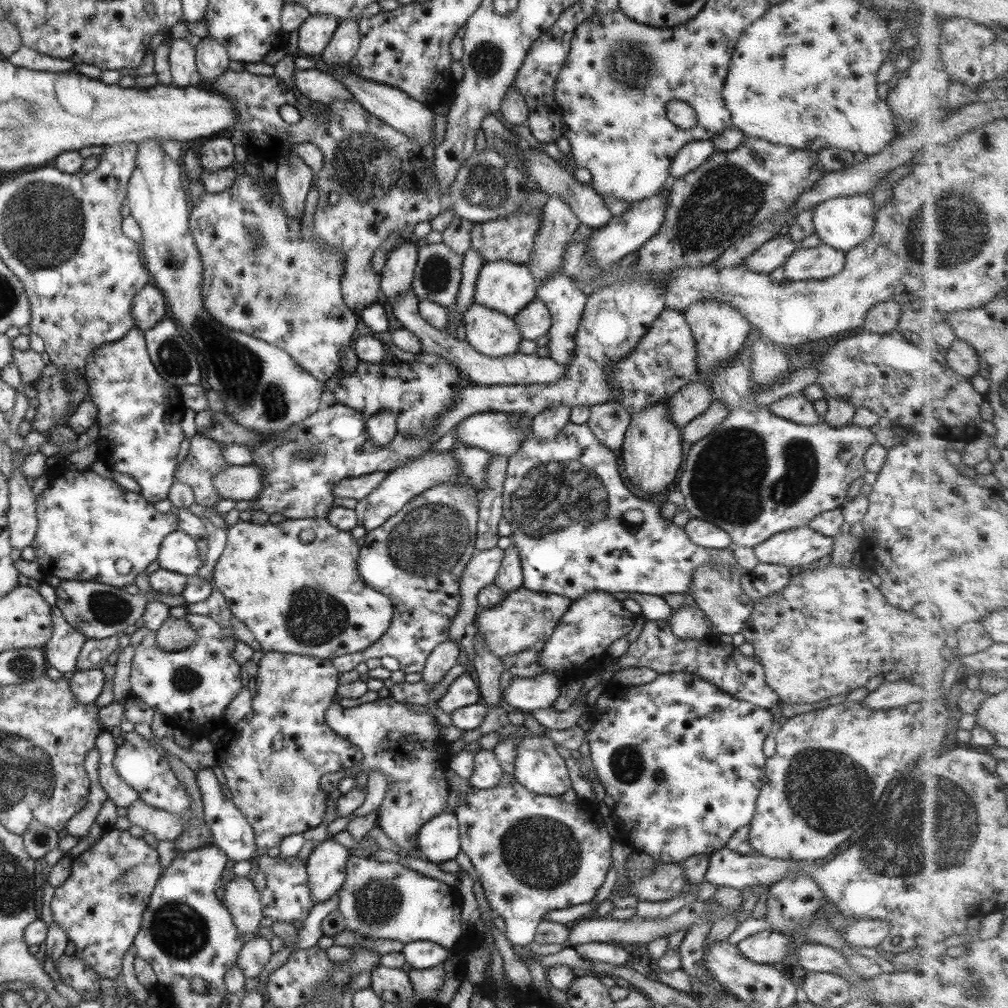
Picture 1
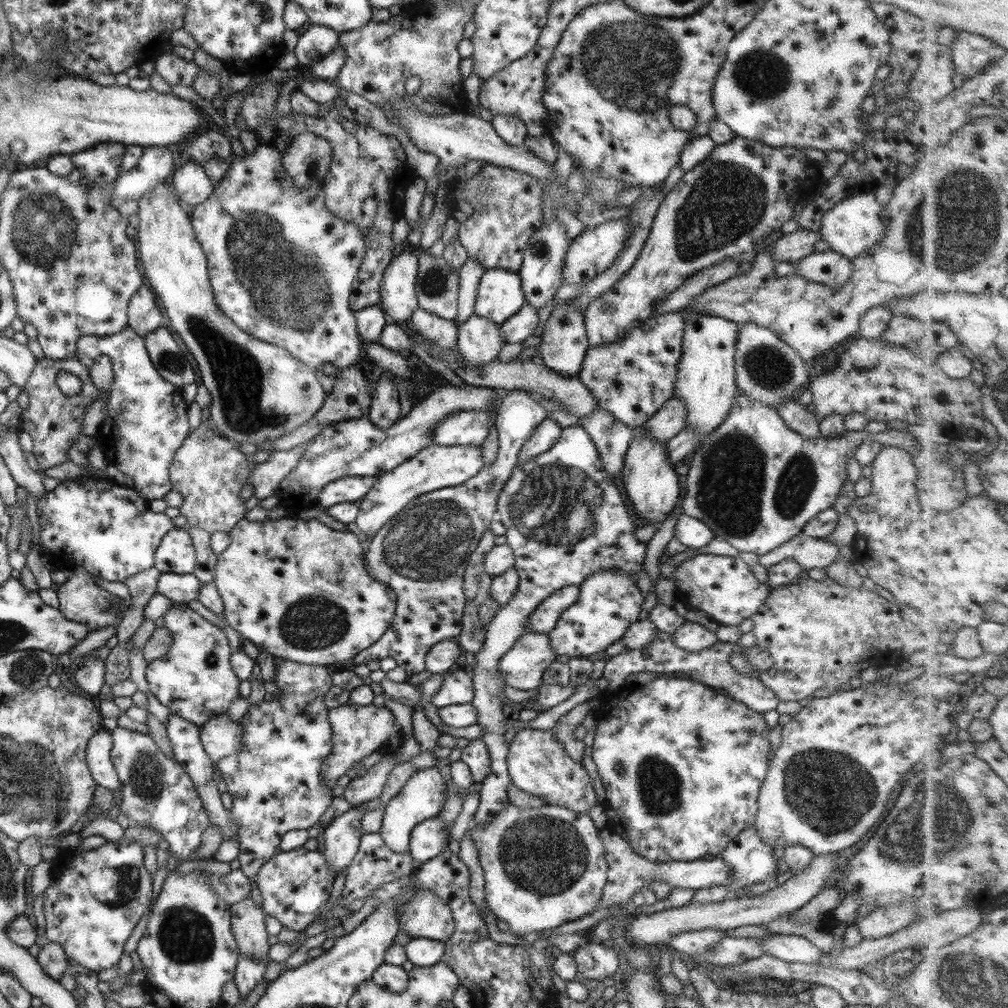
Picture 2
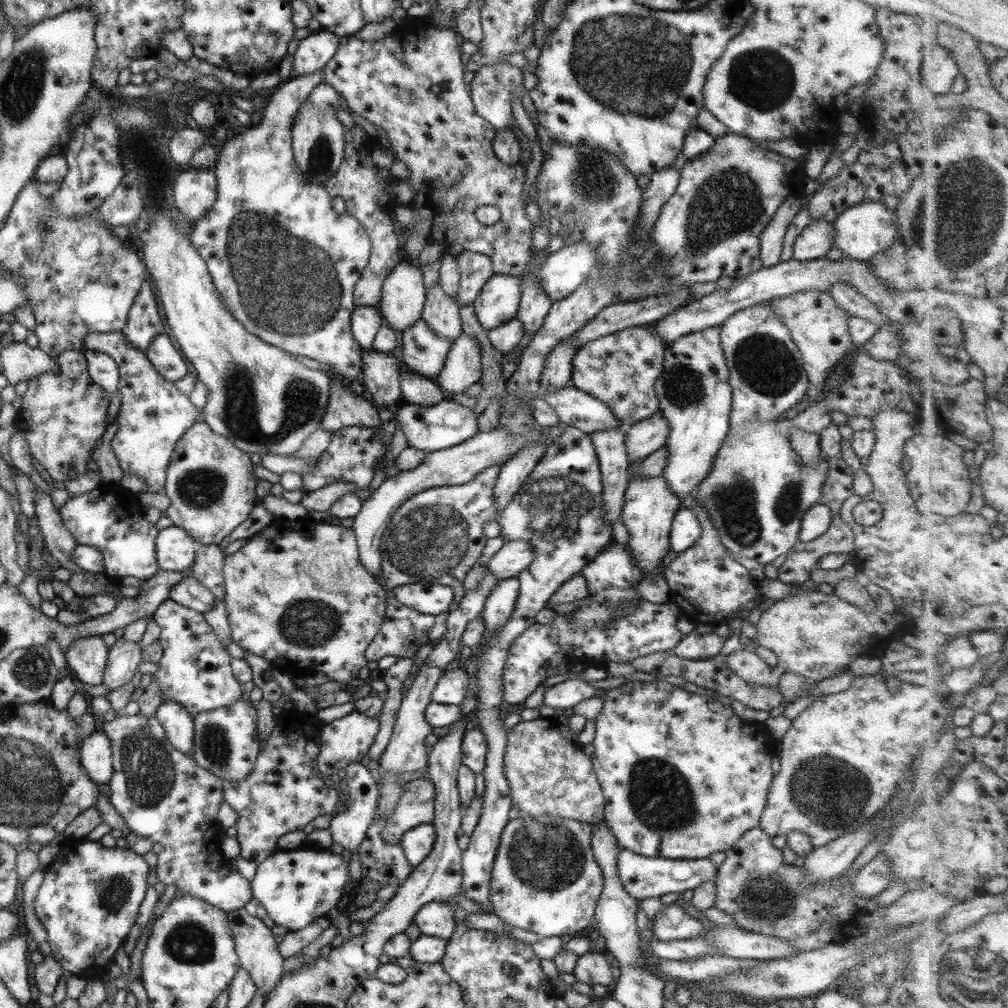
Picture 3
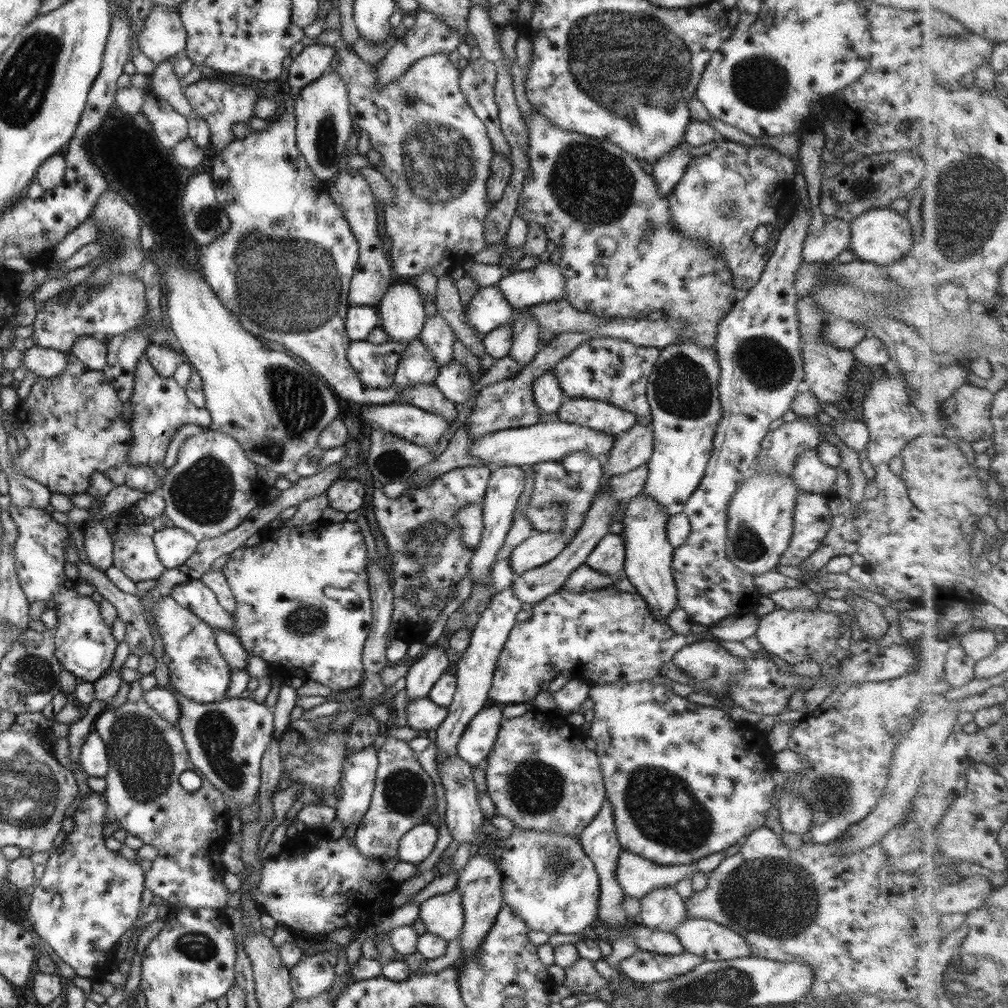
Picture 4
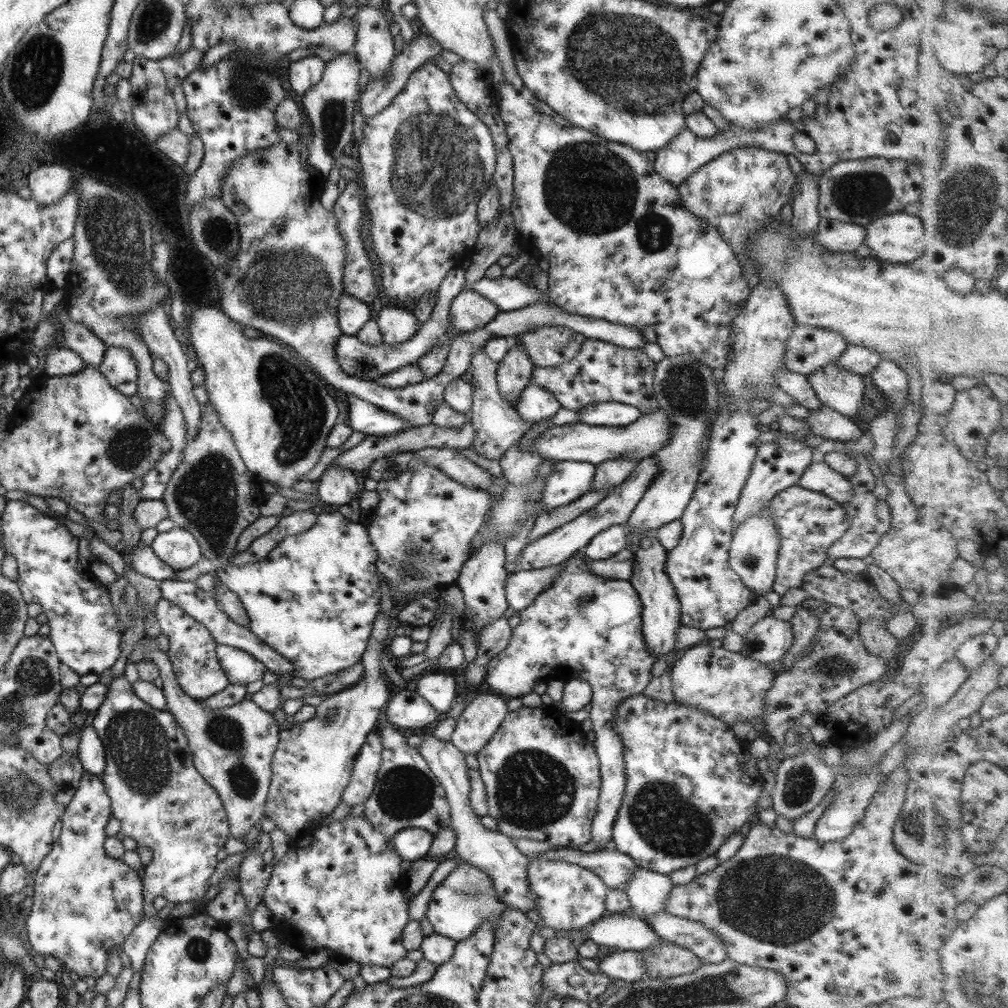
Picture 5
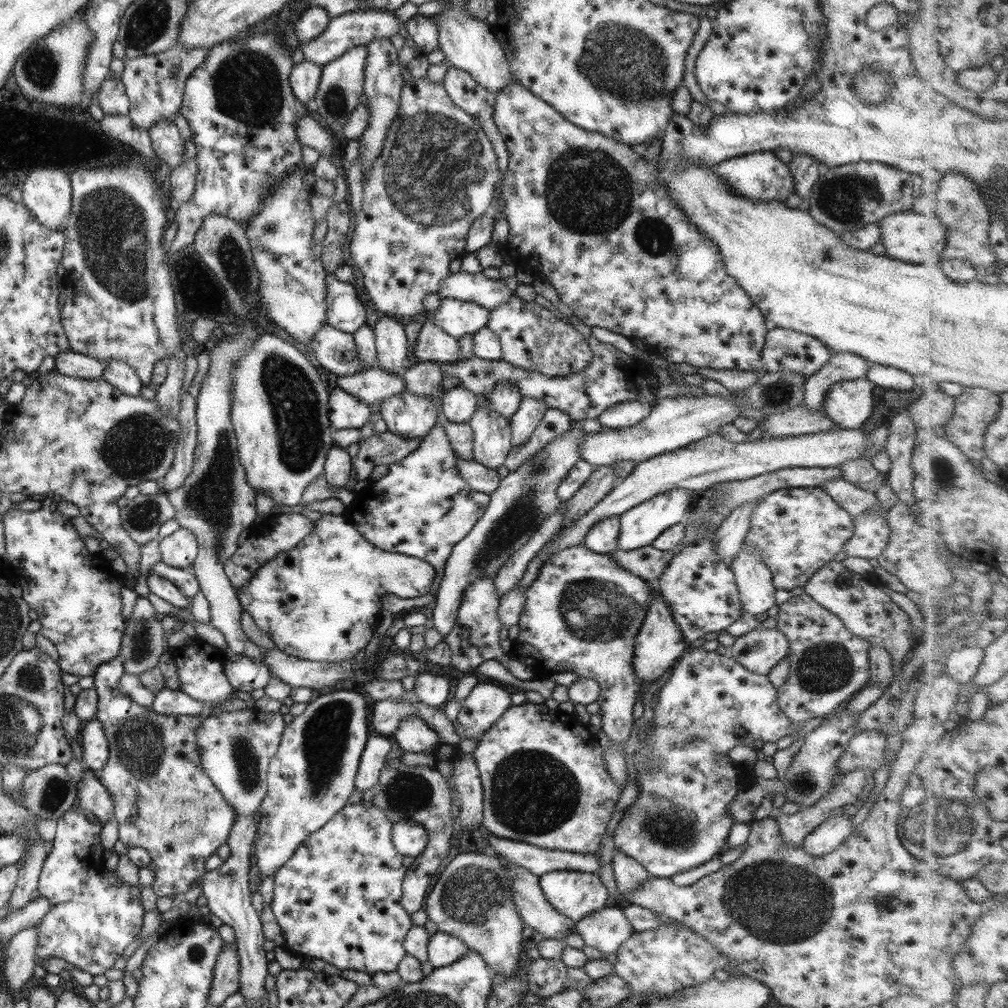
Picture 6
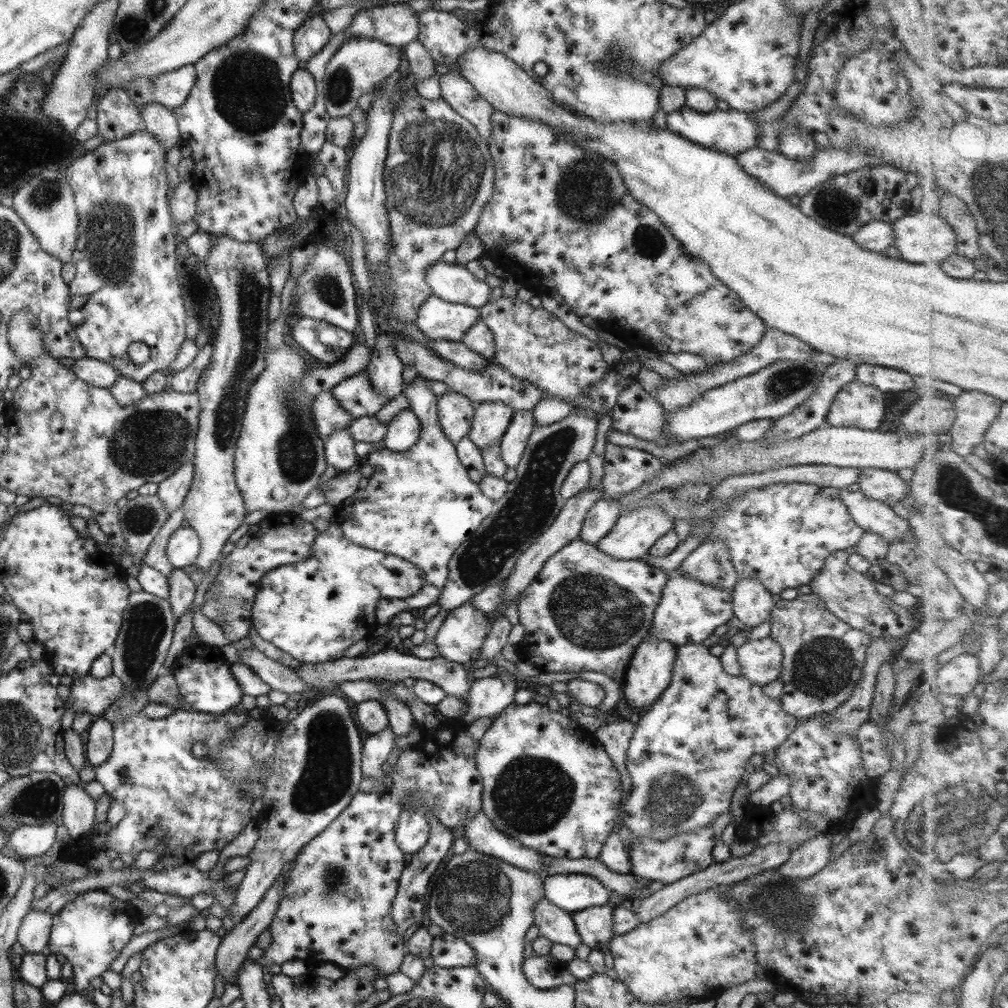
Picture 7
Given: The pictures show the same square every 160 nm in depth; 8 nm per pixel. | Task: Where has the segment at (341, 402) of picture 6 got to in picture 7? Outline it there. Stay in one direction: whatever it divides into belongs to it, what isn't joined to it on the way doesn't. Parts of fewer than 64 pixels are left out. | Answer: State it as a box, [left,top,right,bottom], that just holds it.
[311,390,352,440]

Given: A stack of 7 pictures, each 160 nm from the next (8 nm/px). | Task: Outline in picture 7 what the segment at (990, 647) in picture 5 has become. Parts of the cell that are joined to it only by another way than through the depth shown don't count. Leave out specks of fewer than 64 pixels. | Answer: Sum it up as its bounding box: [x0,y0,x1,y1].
[937,654,982,697]

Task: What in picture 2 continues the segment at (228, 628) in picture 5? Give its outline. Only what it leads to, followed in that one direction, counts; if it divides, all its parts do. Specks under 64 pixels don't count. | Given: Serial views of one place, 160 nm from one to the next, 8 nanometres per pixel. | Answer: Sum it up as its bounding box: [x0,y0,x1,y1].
[156,573,200,606]

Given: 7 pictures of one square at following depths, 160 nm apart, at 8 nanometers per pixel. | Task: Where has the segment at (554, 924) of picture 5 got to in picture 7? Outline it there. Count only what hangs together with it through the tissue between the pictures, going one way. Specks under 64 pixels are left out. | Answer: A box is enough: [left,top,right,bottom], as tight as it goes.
[543,874,610,911]

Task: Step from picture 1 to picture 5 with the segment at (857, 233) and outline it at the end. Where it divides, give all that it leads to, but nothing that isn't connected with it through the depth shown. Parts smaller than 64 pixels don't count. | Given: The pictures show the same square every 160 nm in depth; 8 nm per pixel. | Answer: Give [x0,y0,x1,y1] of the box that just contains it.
[863,209,927,264]

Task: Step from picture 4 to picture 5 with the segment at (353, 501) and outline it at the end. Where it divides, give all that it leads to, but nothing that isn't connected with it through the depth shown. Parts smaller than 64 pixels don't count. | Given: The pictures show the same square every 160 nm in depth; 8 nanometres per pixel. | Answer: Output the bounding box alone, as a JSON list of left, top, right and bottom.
[315,465,357,509]

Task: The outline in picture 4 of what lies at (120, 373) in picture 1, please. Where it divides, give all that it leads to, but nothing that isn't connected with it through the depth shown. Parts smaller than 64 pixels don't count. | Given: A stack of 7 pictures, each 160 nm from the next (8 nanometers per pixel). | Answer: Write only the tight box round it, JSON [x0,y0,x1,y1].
[125,354,210,468]

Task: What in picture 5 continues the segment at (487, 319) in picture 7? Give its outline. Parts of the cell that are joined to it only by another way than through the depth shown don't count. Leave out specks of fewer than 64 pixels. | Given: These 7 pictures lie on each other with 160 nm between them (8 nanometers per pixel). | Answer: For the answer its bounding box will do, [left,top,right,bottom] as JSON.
[511,326,586,367]

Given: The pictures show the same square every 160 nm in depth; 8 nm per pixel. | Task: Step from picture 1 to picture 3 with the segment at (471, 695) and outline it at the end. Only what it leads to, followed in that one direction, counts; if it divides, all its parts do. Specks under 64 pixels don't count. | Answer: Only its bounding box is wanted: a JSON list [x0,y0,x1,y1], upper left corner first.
[430,669,467,706]

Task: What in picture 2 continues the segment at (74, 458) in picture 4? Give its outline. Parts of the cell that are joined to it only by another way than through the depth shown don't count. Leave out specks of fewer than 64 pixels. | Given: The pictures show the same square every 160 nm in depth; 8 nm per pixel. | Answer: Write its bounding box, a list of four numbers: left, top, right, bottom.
[19,356,99,470]

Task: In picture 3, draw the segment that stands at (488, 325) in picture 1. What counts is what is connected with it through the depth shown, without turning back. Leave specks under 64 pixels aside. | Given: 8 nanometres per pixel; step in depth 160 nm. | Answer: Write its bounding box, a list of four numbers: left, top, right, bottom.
[436,335,481,394]

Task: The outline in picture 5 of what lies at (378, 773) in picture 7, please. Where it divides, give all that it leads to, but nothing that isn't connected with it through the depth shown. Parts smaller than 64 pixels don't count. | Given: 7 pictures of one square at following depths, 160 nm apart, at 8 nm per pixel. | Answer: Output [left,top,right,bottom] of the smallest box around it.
[340,733,381,806]

